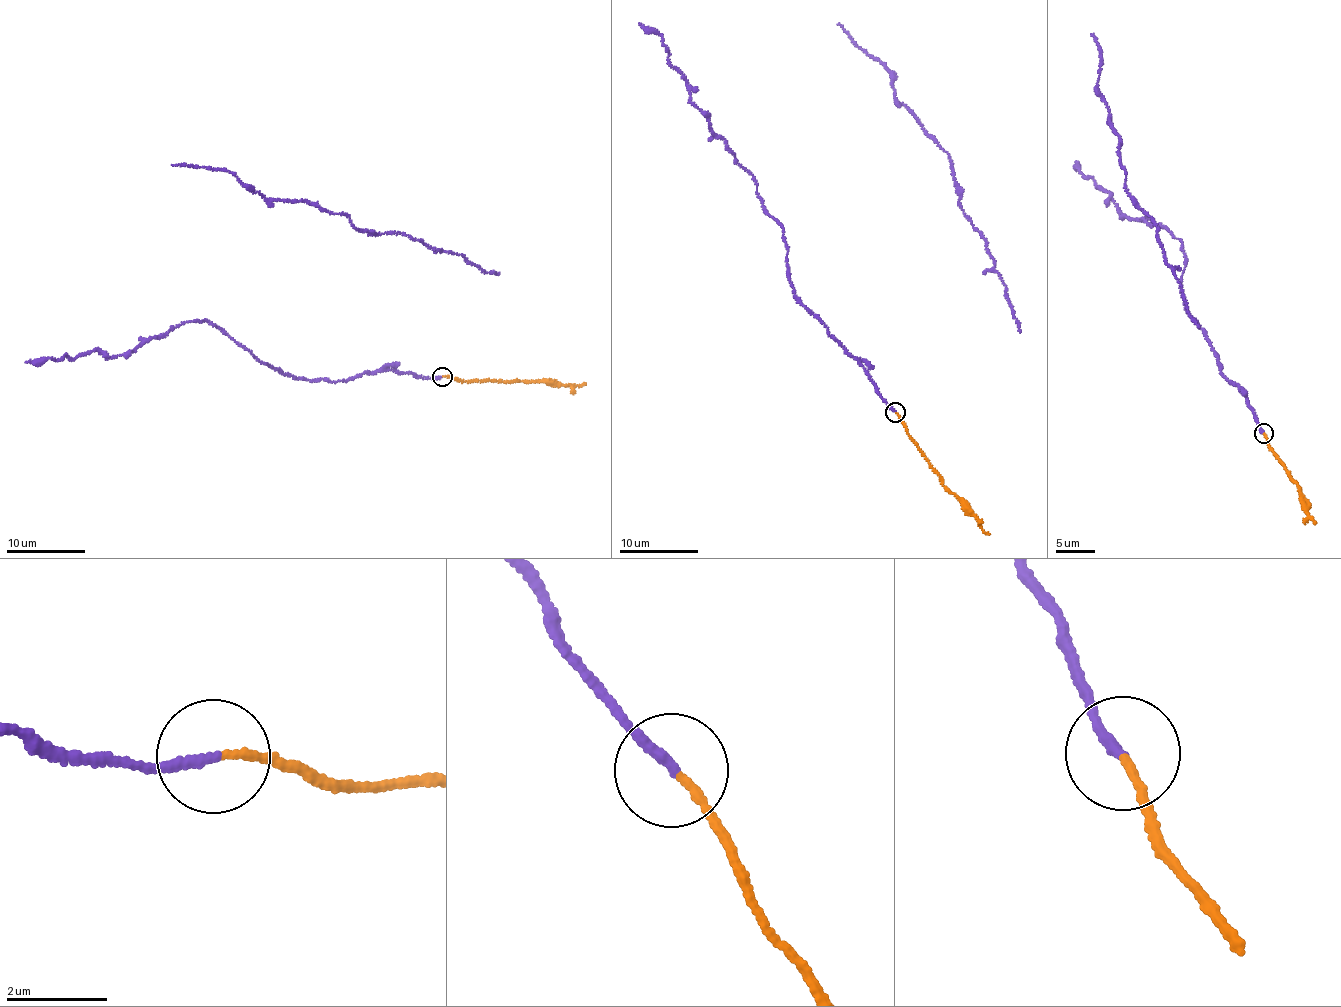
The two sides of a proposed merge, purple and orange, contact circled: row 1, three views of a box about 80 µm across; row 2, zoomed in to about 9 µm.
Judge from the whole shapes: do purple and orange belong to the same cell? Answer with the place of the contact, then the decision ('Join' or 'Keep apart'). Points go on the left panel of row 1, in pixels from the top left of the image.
Place: (442, 376). Keep apart

